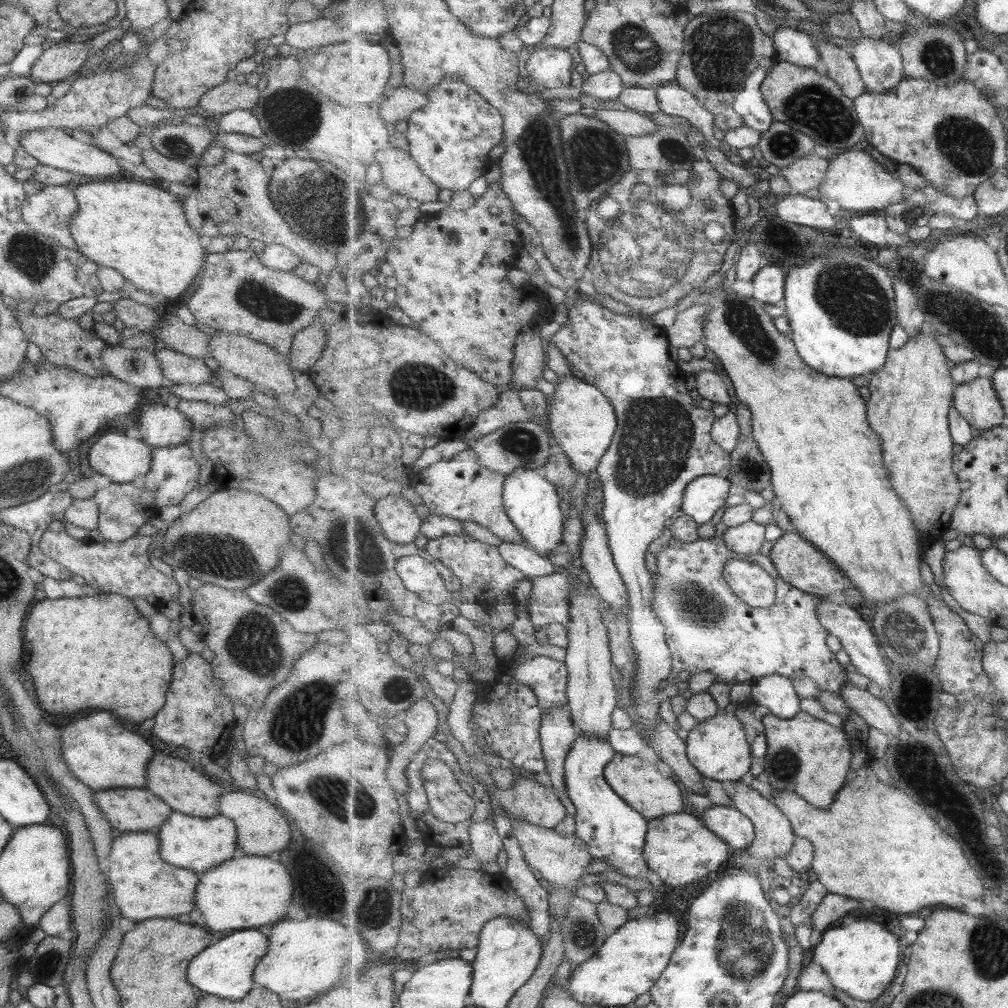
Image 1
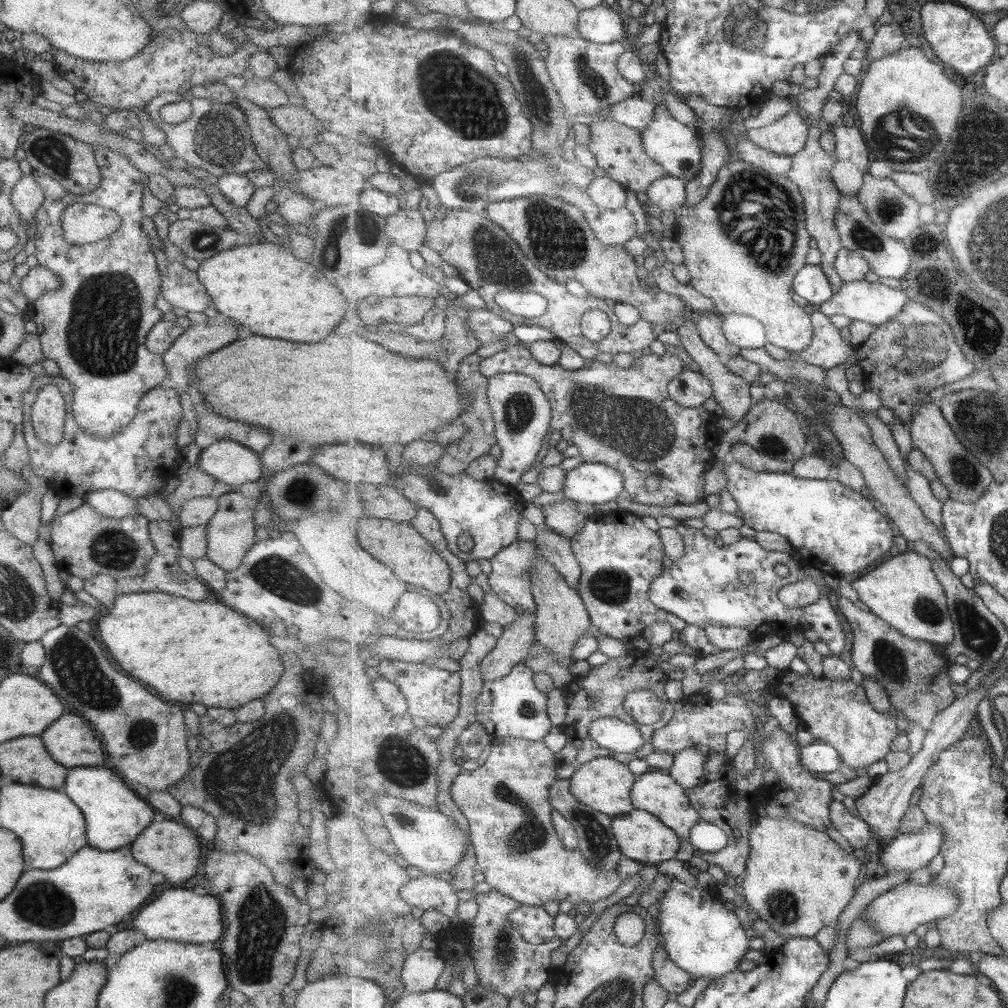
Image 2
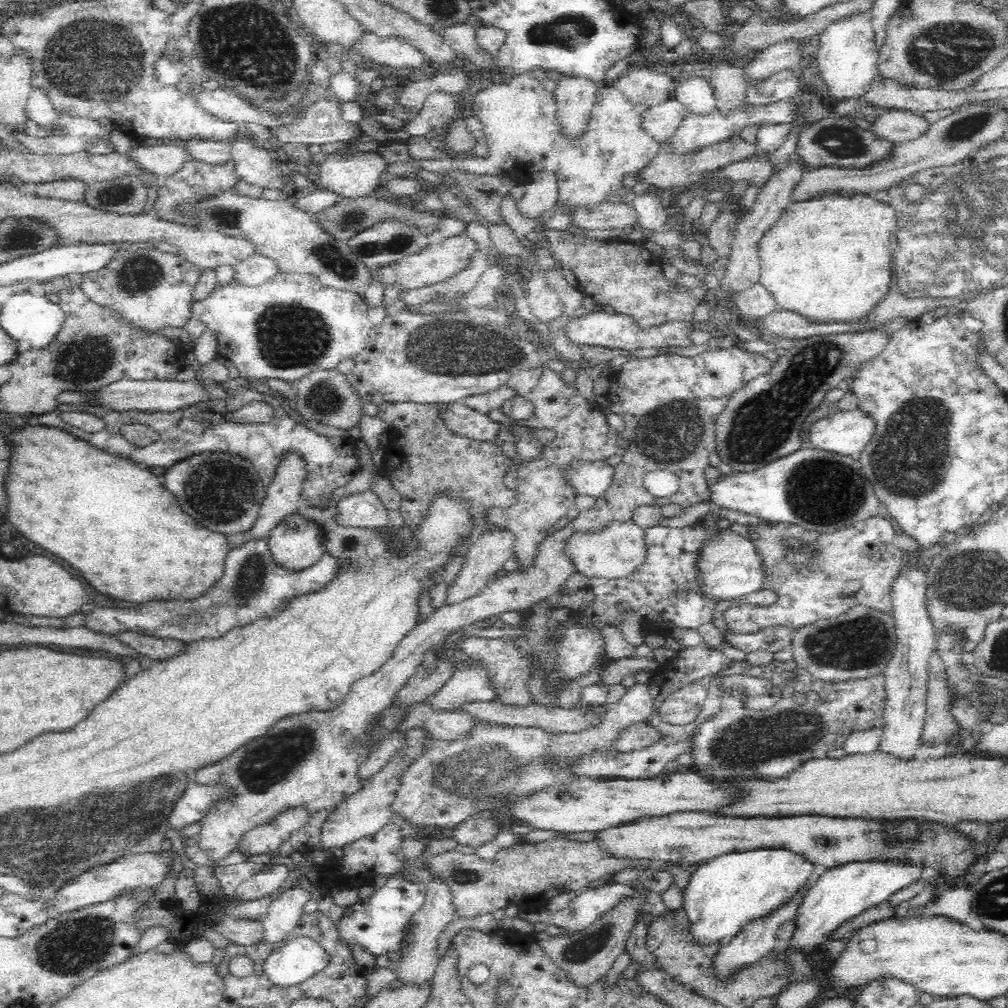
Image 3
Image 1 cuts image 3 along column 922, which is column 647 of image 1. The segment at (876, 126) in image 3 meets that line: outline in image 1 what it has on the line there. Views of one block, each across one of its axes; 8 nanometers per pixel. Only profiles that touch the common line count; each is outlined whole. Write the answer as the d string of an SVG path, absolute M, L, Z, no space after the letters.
M598 109L595 117L603 122L607 122L617 133L625 136L647 136L647 134L657 134L657 122L651 121L649 116L641 115L633 110L621 112L614 109Z

